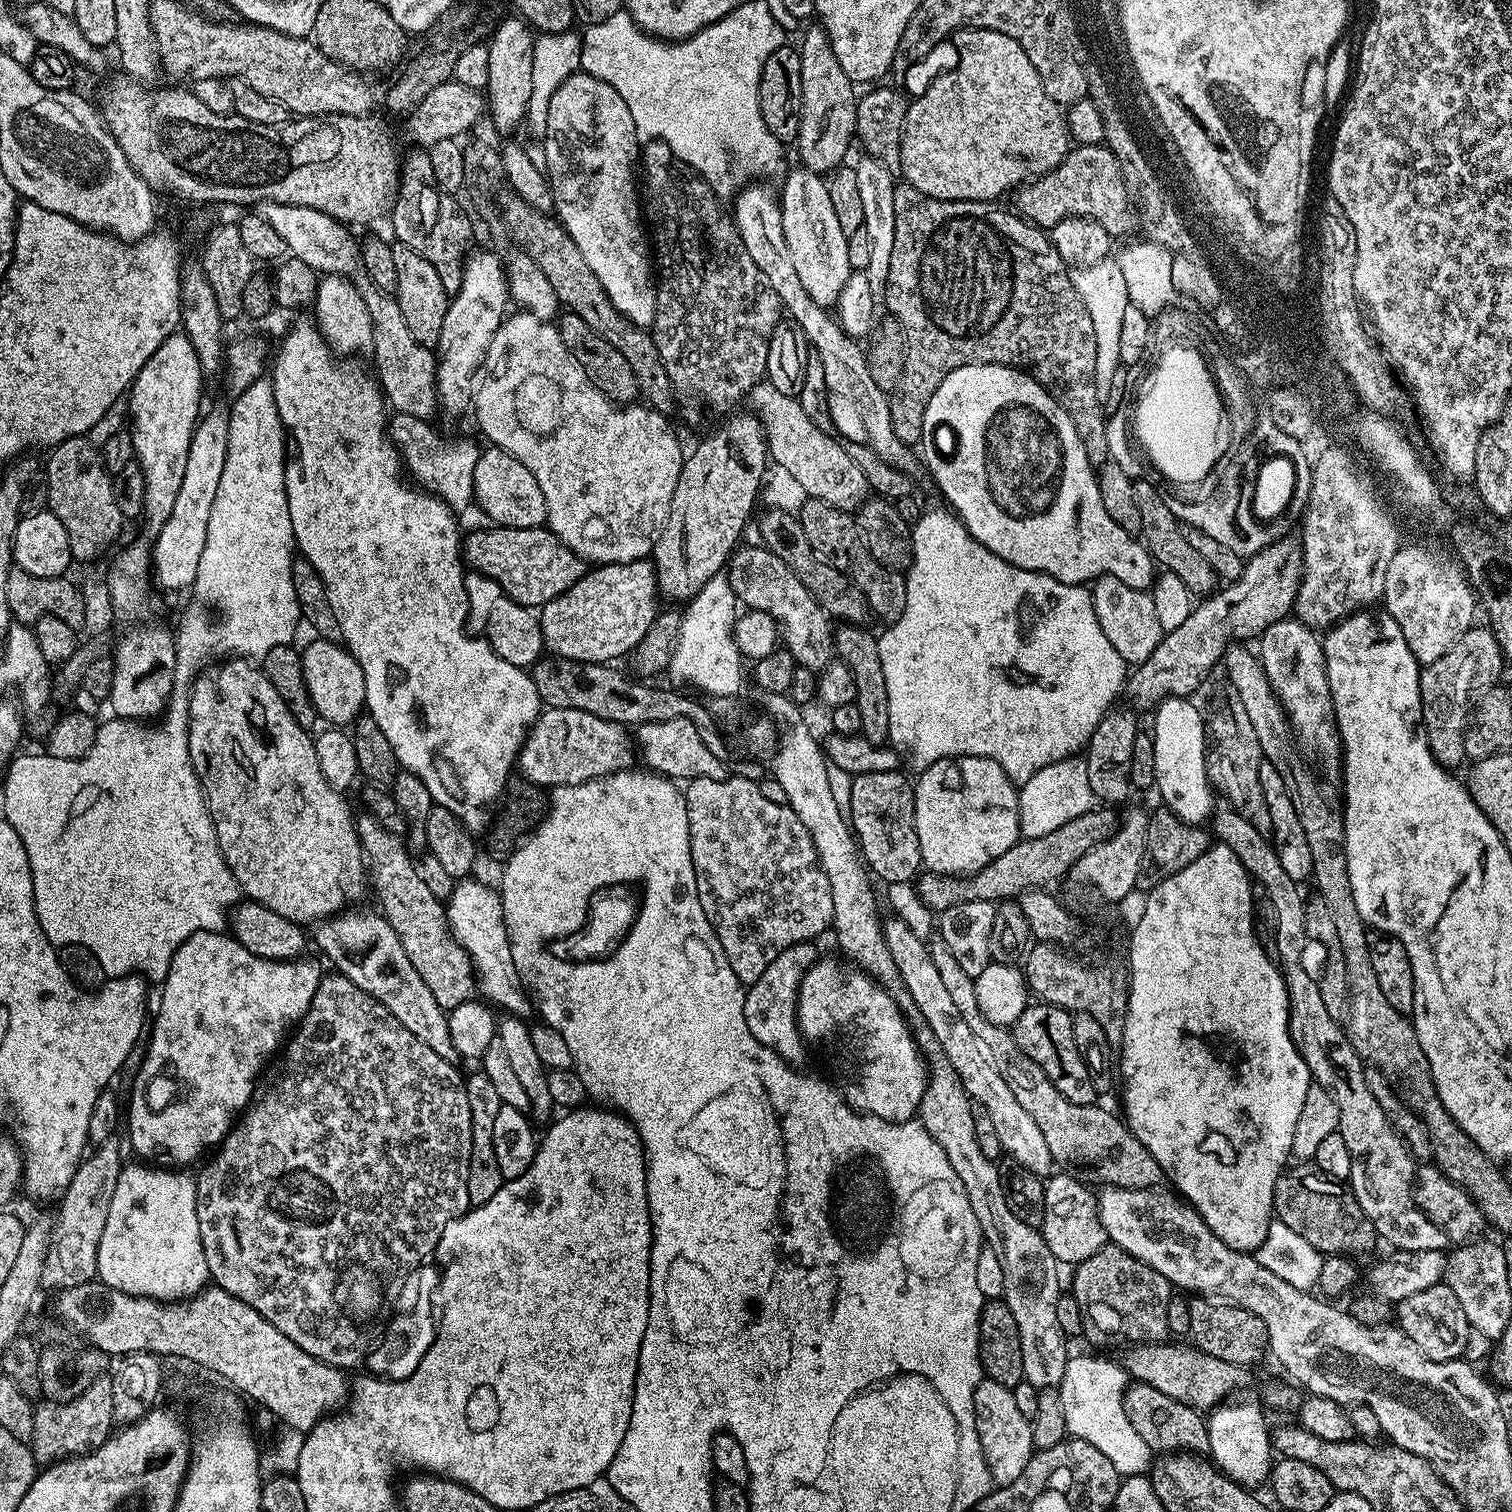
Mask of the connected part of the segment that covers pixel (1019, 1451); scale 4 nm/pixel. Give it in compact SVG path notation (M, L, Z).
M987 1378L981 1380L978 1390L974 1390L974 1418L993 1485L1003 1486L1014 1482L1014 1478L1026 1470L1026 1462L1030 1462L1034 1447L1031 1423L1018 1411L1012 1389L1002 1386L1002 1382Z

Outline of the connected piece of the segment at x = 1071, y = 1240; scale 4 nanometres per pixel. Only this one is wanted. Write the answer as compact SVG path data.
M1053 1175L1044 1186L1046 1214L1042 1231L1046 1246L1050 1246L1050 1254L1054 1254L1054 1258L1061 1265L1075 1266L1104 1247L1106 1237L1100 1221L1098 1200L1093 1189L1077 1179L1075 1175L1060 1175L1064 1176Z

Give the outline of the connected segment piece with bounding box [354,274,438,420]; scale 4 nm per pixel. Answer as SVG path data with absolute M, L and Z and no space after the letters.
M364 274L355 277L354 283L359 288L366 302L366 310L372 315L372 351L371 359L376 359L375 379L385 401L393 404L393 409L402 414L414 414L418 418L428 420L438 412L436 395L436 366L438 356L433 349L421 348L410 335L406 327L406 318L402 318L402 310L398 306L395 295L388 295L371 283Z

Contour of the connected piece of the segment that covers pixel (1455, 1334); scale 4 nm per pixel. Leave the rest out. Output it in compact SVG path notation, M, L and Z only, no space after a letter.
M1447 1282L1435 1284L1430 1286L1430 1290L1421 1290L1399 1301L1394 1308L1394 1320L1427 1360L1461 1359L1473 1333L1466 1314L1462 1314L1462 1305L1458 1298L1454 1298L1454 1290L1450 1290Z

